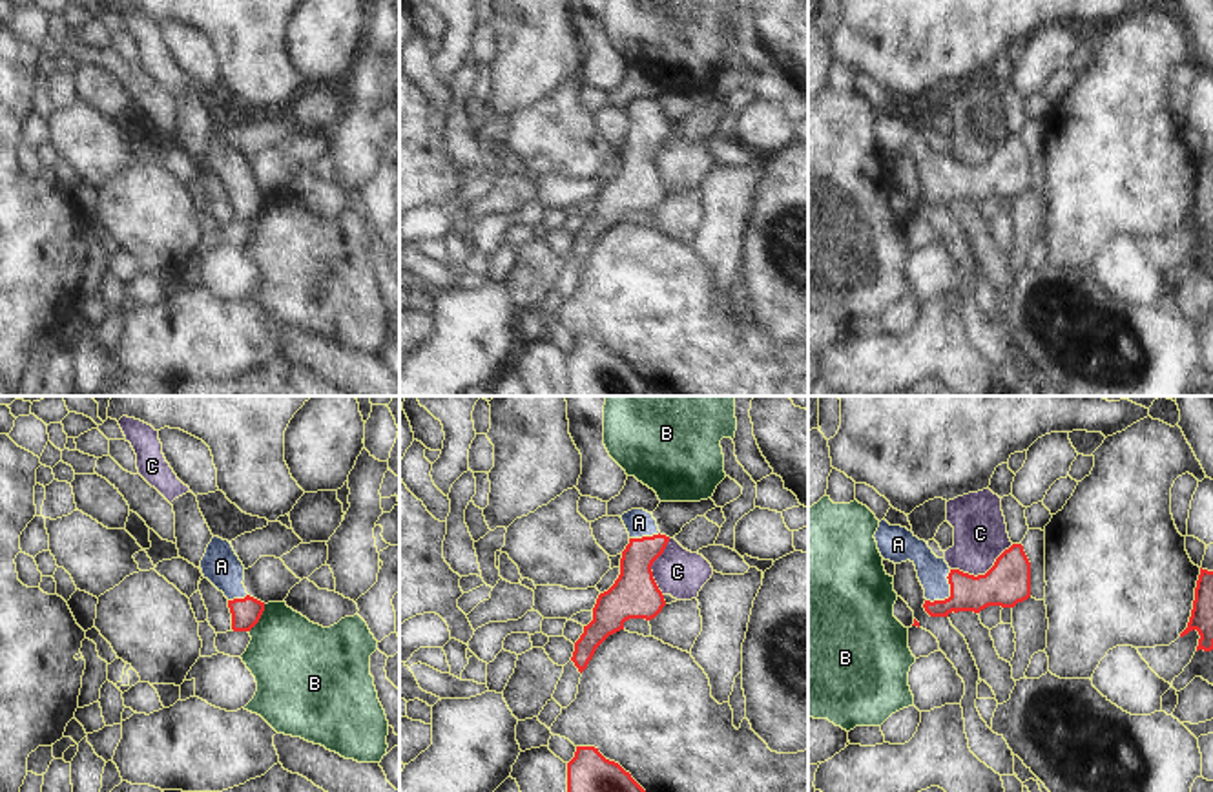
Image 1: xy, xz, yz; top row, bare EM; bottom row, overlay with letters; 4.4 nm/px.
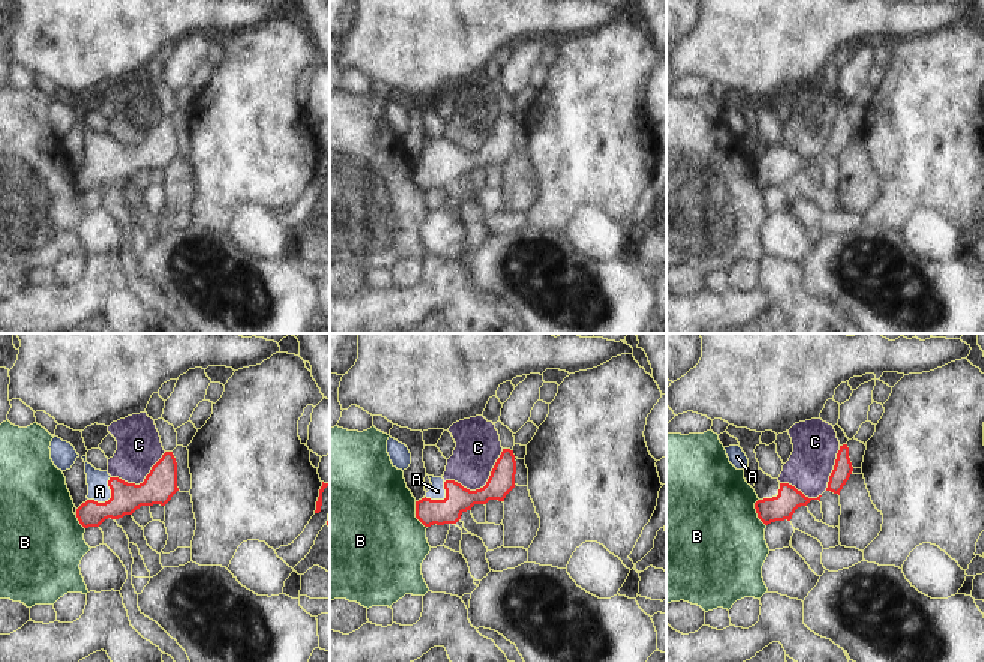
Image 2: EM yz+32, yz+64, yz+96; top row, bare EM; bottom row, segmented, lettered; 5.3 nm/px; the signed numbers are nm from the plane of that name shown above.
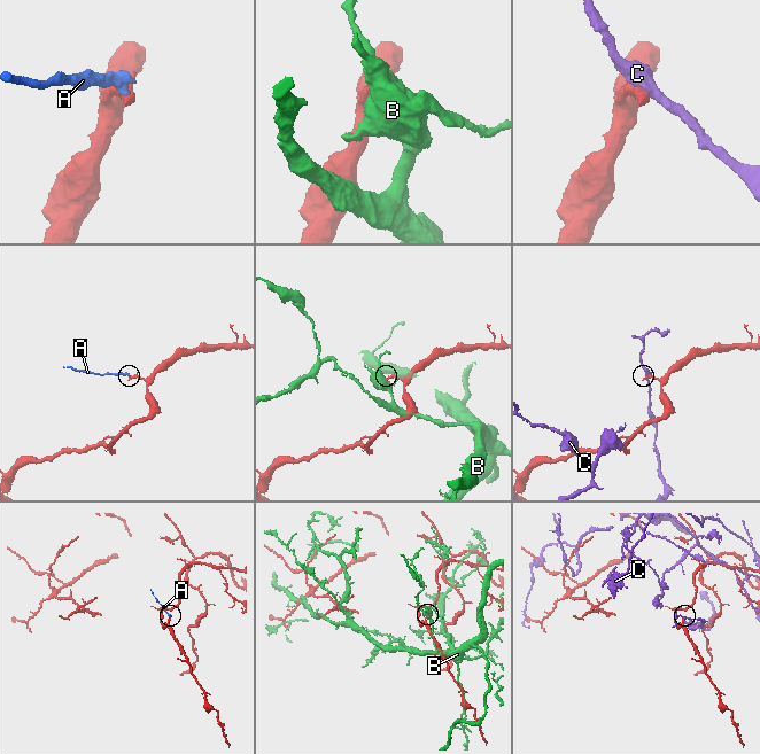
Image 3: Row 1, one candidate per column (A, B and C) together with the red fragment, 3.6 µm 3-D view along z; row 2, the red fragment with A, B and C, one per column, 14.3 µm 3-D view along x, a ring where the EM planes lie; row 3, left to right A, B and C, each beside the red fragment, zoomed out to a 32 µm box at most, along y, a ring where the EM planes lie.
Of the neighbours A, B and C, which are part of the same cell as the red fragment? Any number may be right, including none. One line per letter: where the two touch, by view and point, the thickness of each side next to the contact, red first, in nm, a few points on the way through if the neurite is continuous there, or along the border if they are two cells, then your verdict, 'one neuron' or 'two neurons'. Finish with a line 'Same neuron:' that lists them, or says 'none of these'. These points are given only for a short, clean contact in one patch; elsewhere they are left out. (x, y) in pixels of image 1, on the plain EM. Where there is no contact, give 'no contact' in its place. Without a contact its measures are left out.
A: meets red in yz at (951, 185); 200 nm thick on the red side, 140 nm on the other; runs through yz (1005, 176), (982, 183), (951, 185), (933, 163); one neuron
B: meets red in xy at (259, 208); 130 nm thick on the red side, 380 nm on the other; two neurons
C: meets red in yz at (982, 166); 200 nm thick on the red side, 240 nm on the other; two neurons
Same neuron: A

